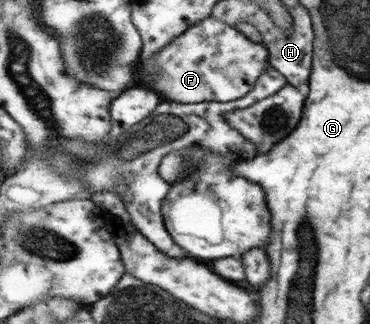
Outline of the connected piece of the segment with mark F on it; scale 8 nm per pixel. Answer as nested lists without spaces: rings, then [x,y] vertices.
[[[208,17],[193,26],[186,32],[176,36],[170,44],[160,48],[158,54],[138,64],[140,69],[140,85],[154,91],[162,91],[165,100],[176,101],[184,104],[202,101],[228,102],[241,99],[242,96],[253,90],[262,72],[269,66],[269,50],[261,43],[254,43],[246,34],[226,20],[218,17]]]

